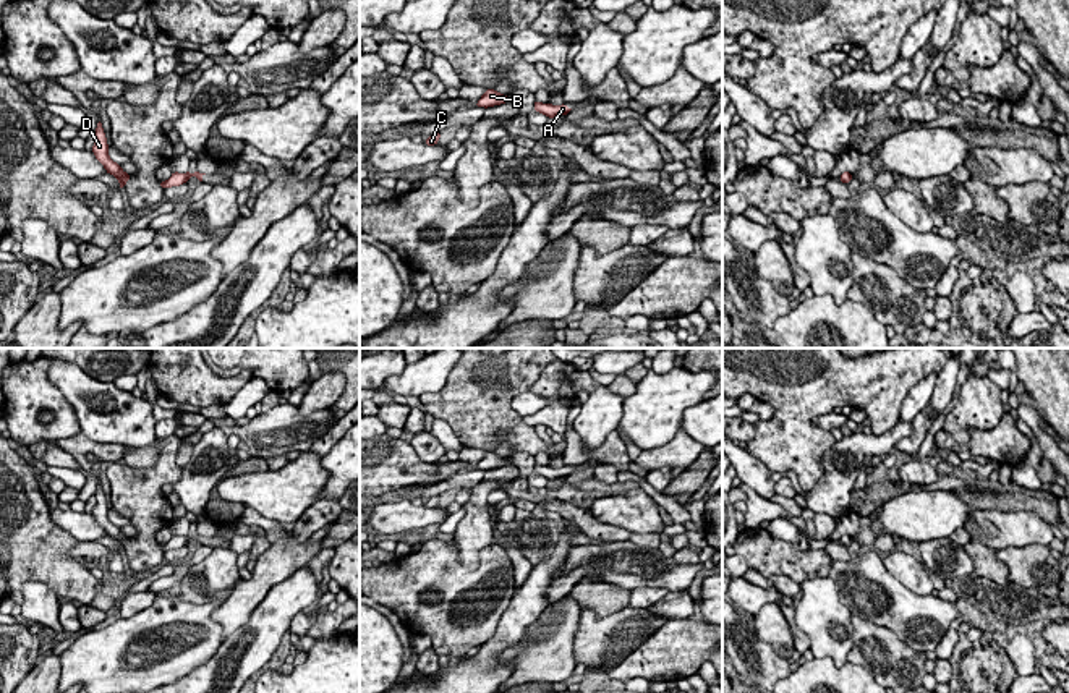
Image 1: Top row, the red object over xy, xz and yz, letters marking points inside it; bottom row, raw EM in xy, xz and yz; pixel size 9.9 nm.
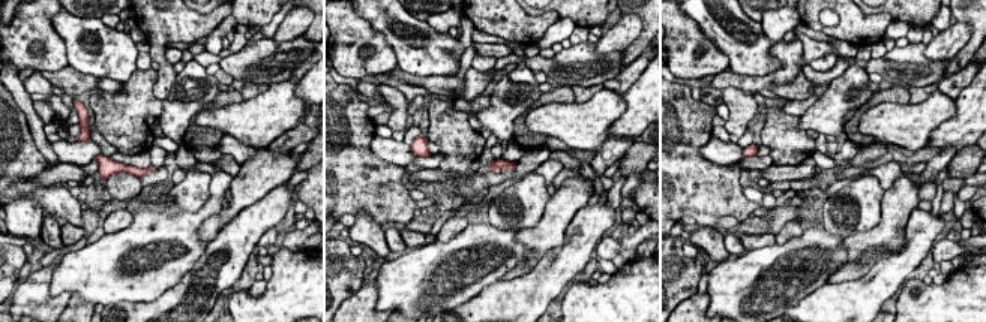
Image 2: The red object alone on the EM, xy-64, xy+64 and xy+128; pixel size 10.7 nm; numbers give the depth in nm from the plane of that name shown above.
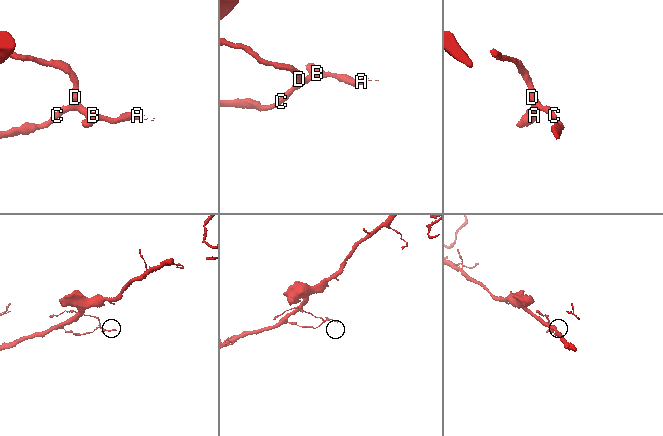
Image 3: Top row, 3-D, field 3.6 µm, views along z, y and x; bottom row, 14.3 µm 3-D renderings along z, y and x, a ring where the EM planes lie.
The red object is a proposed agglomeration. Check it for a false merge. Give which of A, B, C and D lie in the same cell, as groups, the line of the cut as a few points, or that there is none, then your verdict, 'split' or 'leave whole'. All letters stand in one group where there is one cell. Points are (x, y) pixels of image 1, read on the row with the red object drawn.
A B C D | no cut | leave whole

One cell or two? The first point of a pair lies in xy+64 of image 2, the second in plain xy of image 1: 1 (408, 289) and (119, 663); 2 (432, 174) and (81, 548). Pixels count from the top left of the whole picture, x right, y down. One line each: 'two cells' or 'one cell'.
1: one cell
2: one cell

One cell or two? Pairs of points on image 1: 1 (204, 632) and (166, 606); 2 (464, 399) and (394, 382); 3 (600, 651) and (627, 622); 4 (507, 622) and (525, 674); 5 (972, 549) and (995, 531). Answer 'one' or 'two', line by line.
1: one
2: two
3: one
4: two
5: two

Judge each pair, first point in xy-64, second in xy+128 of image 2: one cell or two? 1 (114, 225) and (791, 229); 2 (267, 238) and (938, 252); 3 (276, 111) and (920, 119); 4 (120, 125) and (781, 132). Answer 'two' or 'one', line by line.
1: one
2: one
3: one
4: one

